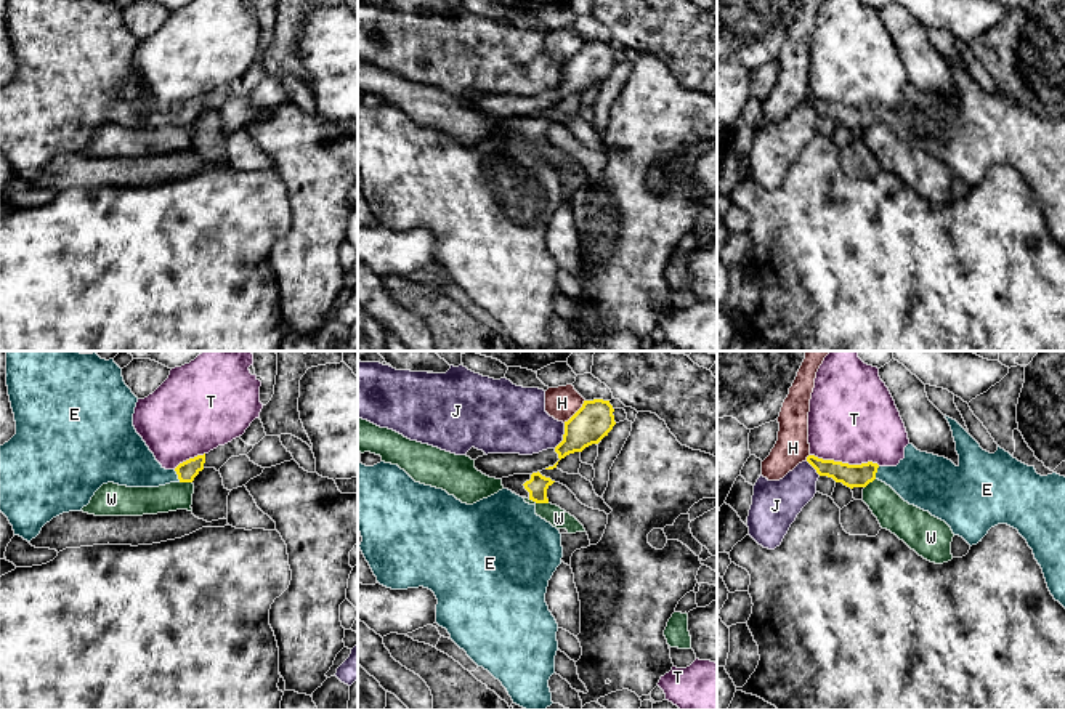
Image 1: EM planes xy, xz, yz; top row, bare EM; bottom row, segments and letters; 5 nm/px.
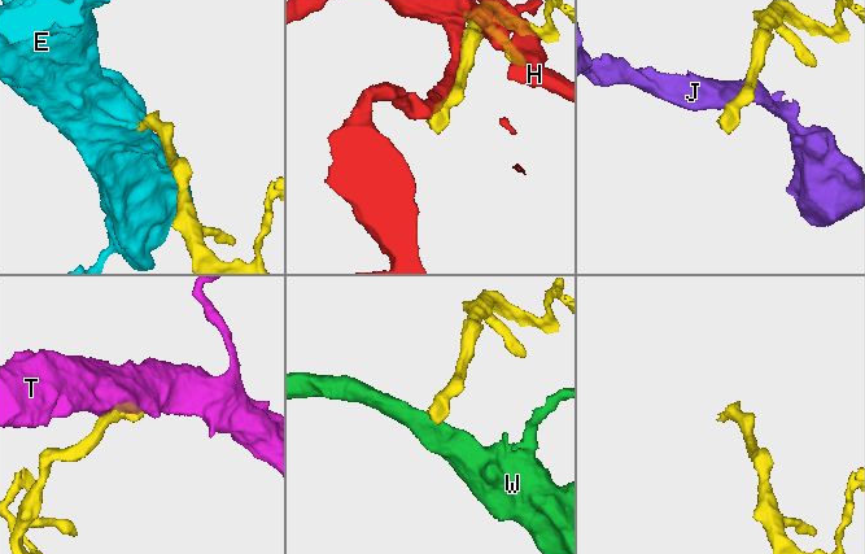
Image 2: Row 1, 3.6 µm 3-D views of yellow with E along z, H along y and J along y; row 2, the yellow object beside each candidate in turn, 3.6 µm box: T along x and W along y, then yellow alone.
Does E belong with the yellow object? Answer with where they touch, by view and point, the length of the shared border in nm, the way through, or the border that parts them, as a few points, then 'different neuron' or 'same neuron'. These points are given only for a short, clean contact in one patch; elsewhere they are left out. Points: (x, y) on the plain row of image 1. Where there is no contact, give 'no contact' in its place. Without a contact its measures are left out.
contact xy (178, 117); length 70 nm; way xy (188, 111), (178, 117), (156, 117), (130, 104); same neuron

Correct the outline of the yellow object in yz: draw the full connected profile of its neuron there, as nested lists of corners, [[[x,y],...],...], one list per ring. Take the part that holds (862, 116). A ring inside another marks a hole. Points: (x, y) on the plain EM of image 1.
[[[945,59],[956,83],[958,107],[945,98],[921,93],[913,85],[905,88],[905,99],[897,107],[879,107],[873,103],[848,106],[815,96],[808,96],[807,103],[820,117],[832,119],[850,130],[866,128],[874,120],[885,123],[909,146],[945,162],[970,188],[998,165],[1017,170],[1033,191],[1051,236],[1065,248],[1065,117],[1041,117],[1035,107],[1018,103],[999,87],[990,95],[956,61]]]

